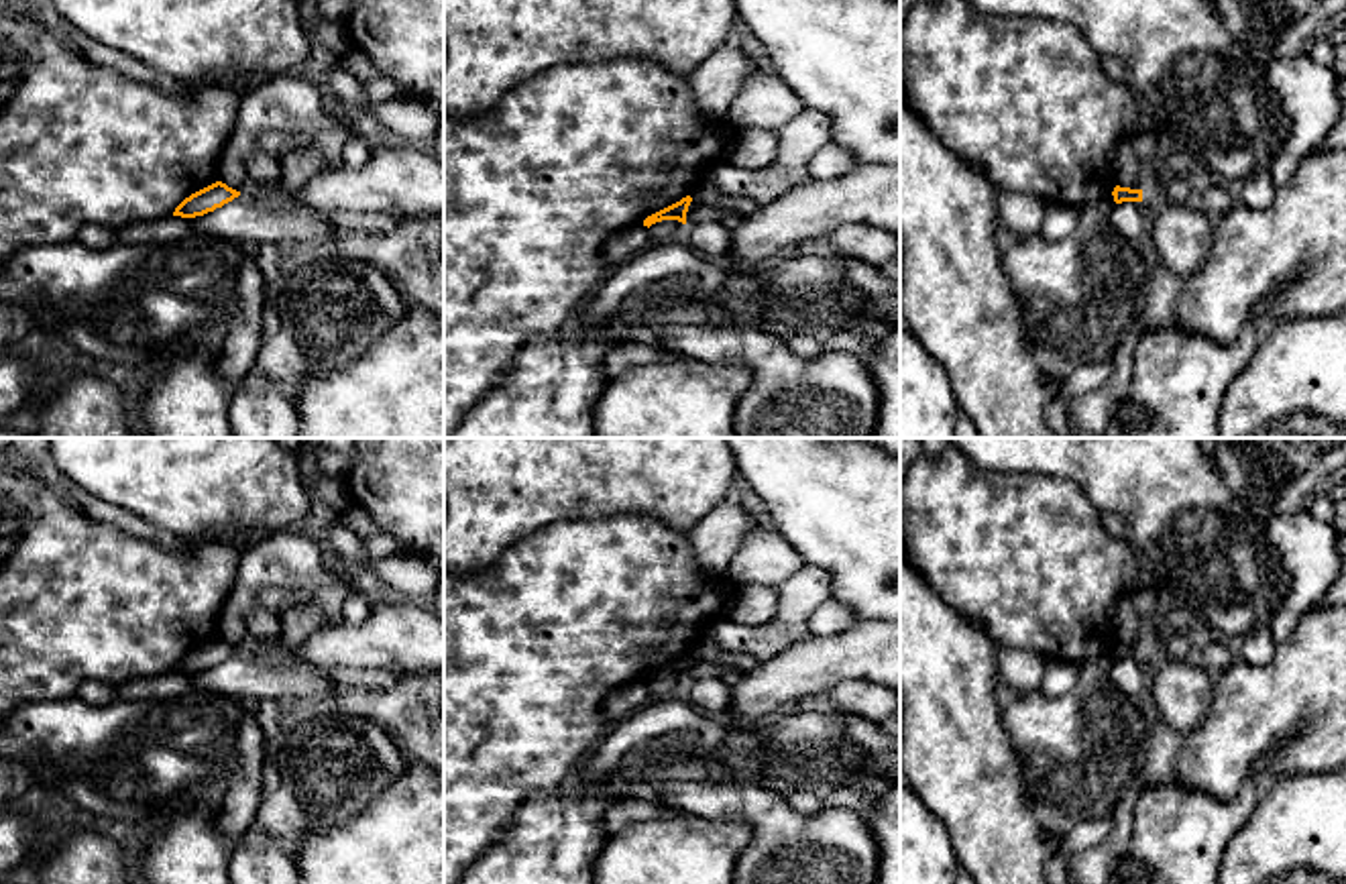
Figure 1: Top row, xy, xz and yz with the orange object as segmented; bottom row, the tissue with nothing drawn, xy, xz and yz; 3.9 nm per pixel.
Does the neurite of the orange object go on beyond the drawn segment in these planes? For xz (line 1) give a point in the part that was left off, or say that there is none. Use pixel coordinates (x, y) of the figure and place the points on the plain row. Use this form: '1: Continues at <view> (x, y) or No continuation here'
1: No continuation here

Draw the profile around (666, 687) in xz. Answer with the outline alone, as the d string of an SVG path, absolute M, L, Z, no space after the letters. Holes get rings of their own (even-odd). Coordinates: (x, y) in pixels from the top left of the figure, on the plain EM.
M662 676L650 682L652 701L666 701L682 695L686 680L678 676Z

